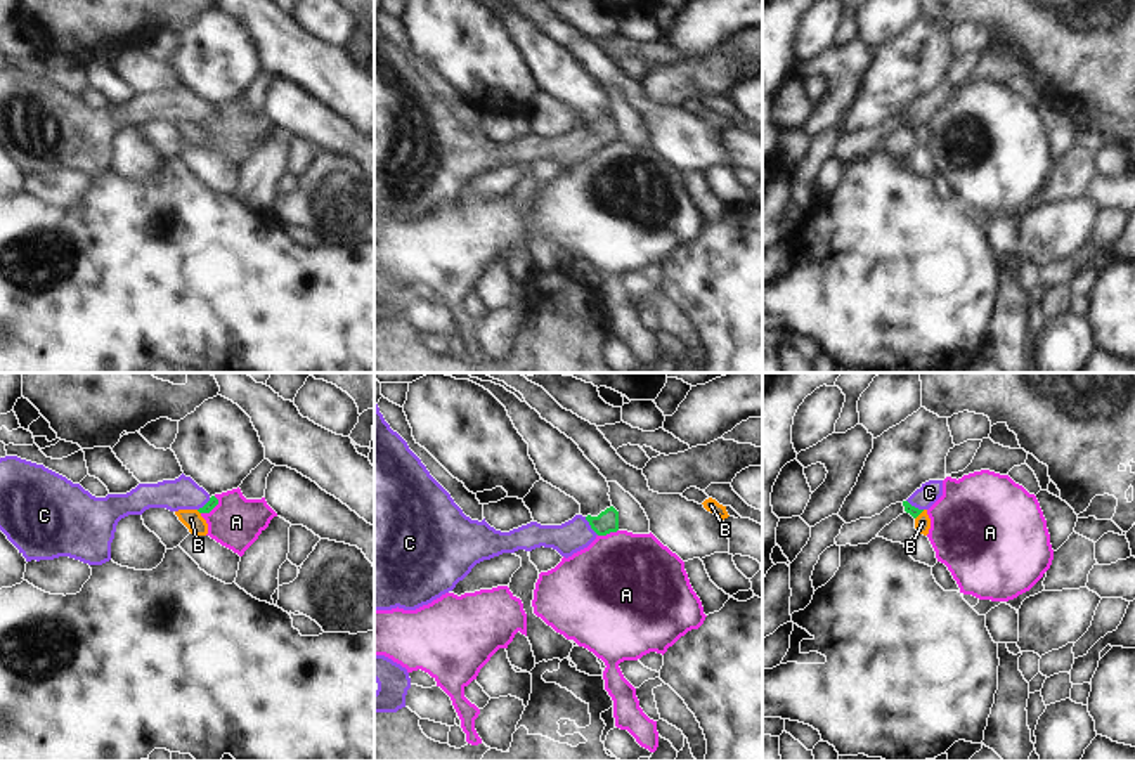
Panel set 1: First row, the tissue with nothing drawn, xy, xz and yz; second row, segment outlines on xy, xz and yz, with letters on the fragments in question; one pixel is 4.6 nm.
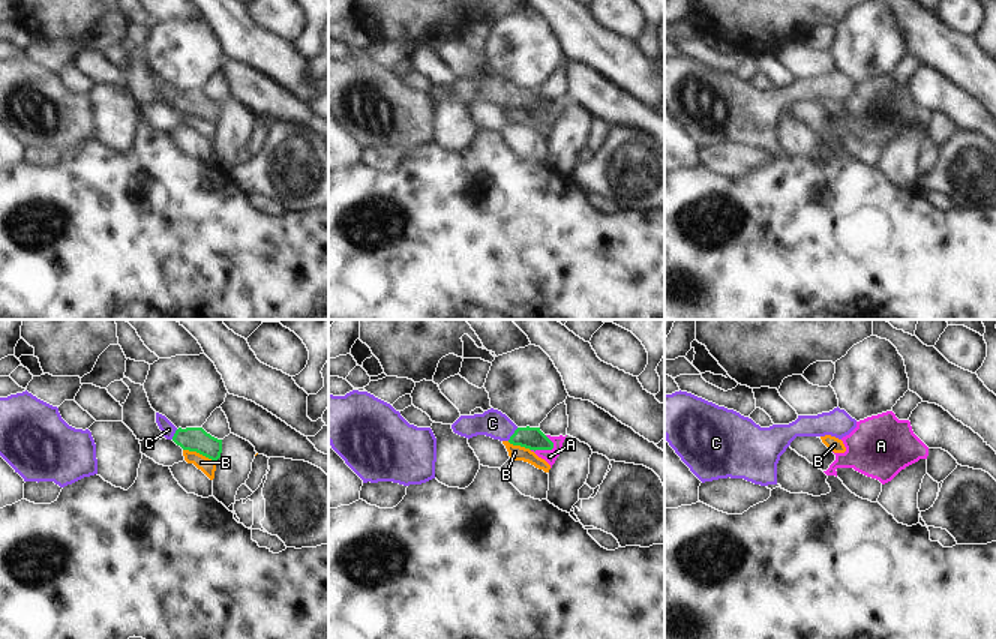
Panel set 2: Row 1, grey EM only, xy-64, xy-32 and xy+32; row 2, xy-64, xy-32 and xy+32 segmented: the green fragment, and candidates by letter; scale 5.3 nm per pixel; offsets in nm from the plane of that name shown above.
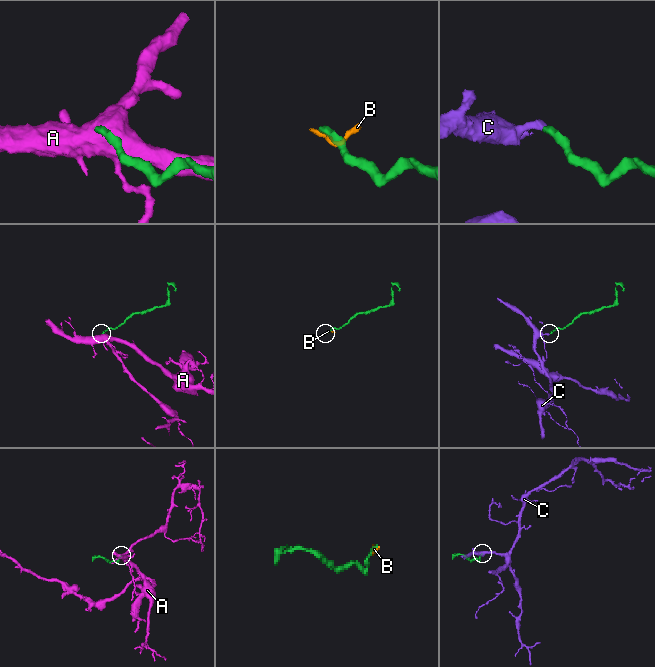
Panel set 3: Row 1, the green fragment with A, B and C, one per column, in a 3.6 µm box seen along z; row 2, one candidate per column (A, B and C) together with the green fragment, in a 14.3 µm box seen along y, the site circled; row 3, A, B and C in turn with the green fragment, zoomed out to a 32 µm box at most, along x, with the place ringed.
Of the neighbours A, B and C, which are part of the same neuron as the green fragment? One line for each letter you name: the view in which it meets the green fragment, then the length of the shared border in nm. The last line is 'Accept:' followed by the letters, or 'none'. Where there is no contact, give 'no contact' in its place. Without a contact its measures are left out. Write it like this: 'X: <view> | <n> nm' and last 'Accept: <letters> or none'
C: xz | 110 nm
Accept: C

